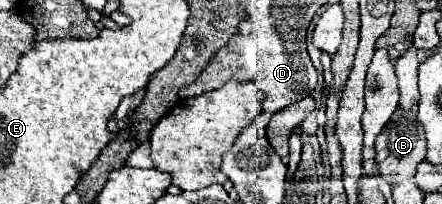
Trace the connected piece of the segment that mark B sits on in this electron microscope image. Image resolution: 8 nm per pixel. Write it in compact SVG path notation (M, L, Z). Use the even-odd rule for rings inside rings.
M399 108L375 140L375 164L379 168L379 176L389 184L411 180L415 176L417 164L425 160L425 134L415 116L417 116L415 108L411 110Z

